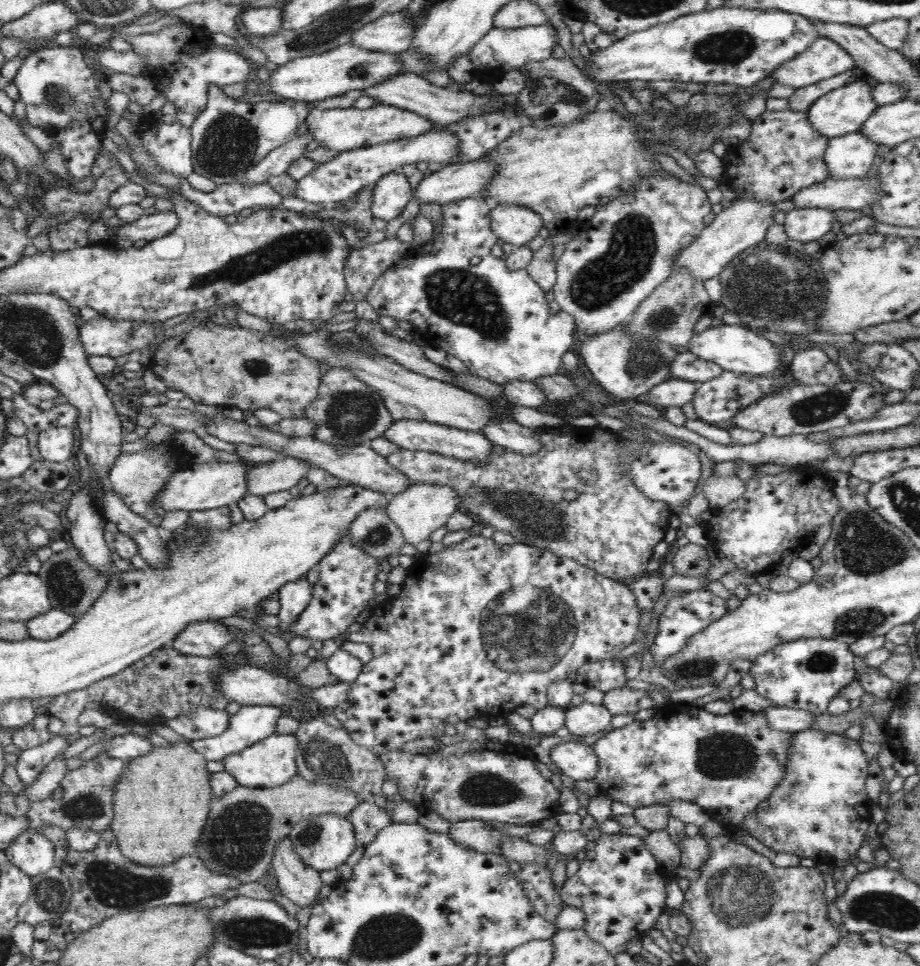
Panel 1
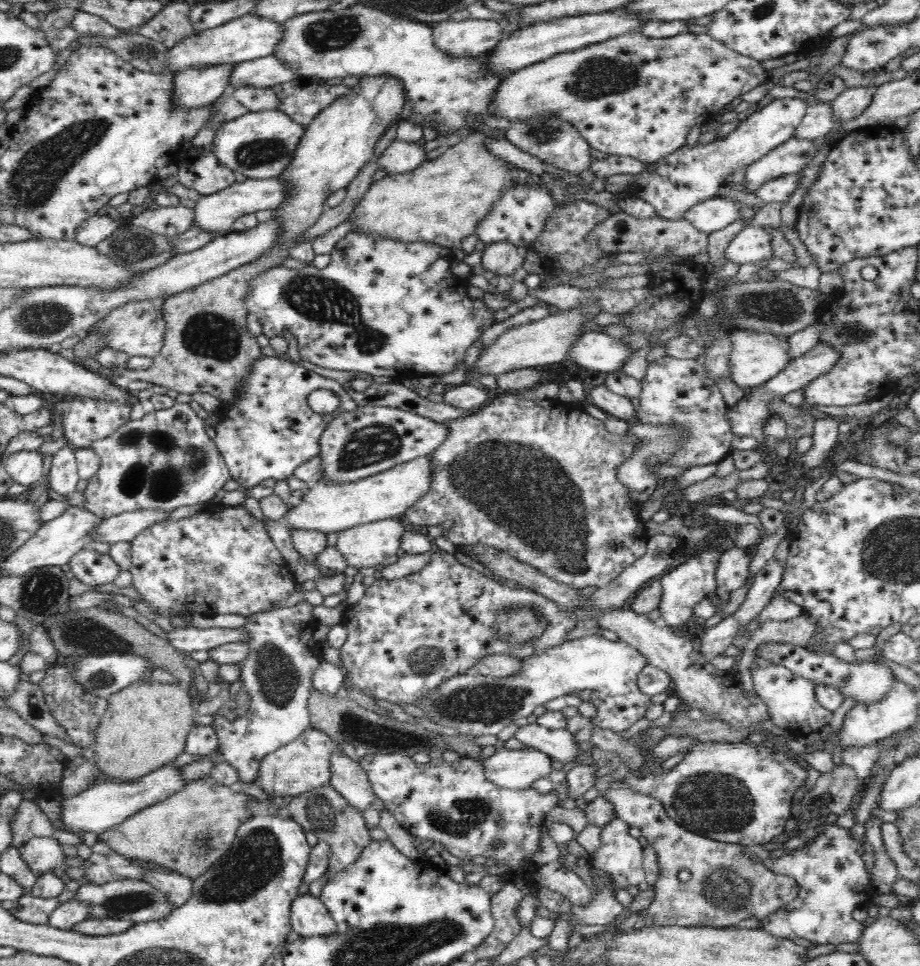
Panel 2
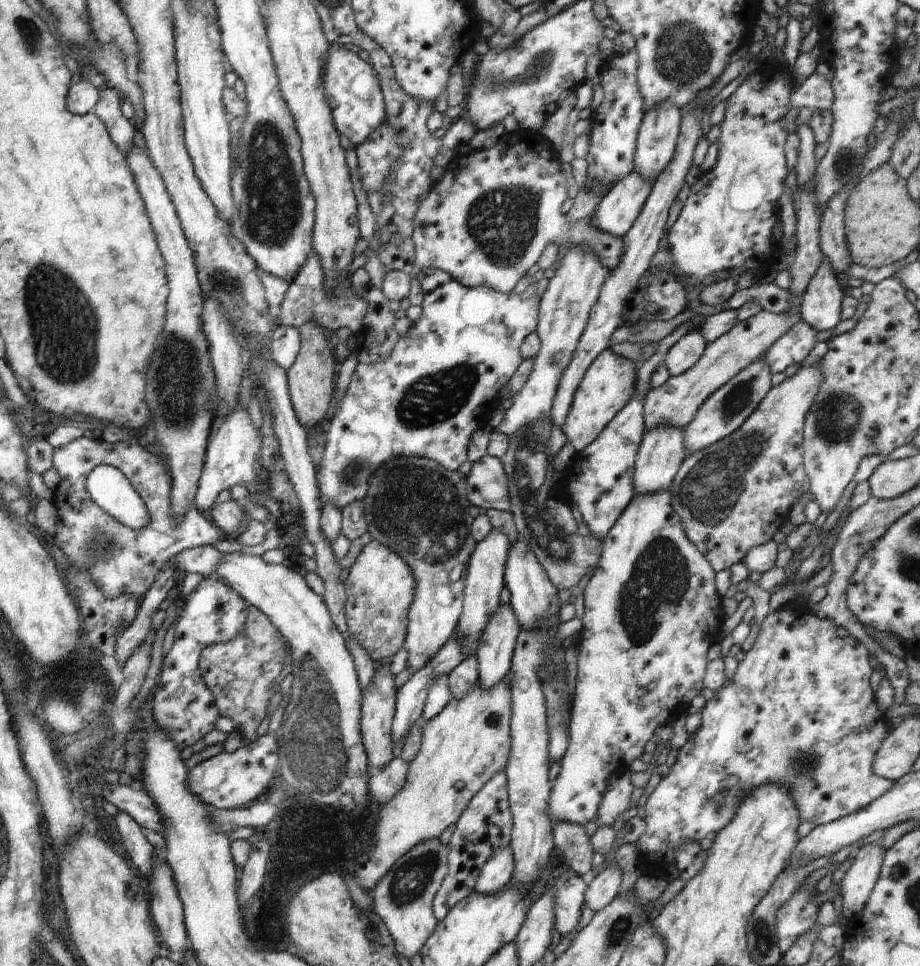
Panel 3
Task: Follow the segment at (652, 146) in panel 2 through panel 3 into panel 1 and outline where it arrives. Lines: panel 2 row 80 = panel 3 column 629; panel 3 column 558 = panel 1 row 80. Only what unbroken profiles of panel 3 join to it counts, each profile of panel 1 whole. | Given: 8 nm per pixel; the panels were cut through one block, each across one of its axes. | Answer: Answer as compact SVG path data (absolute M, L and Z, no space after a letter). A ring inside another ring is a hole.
M819 35L804 52L777 66L770 74L774 82L794 89L816 84L855 67L854 59L832 39Z

